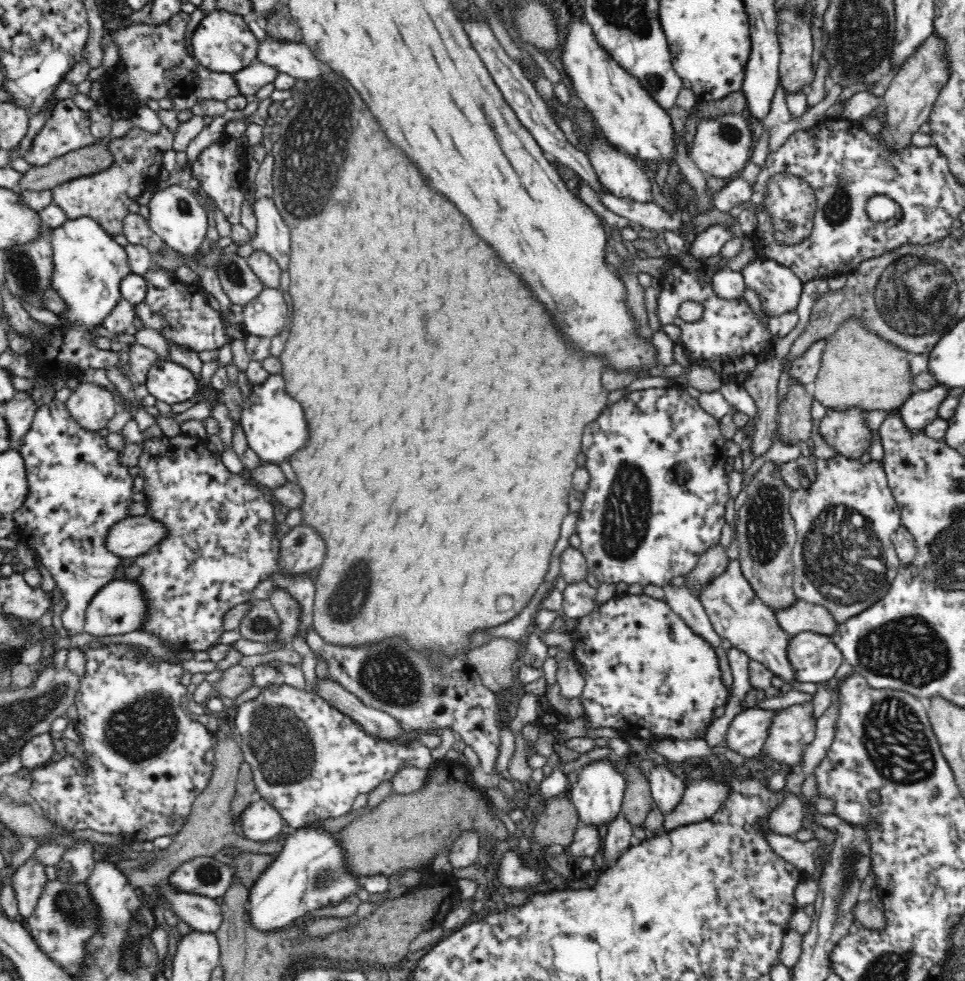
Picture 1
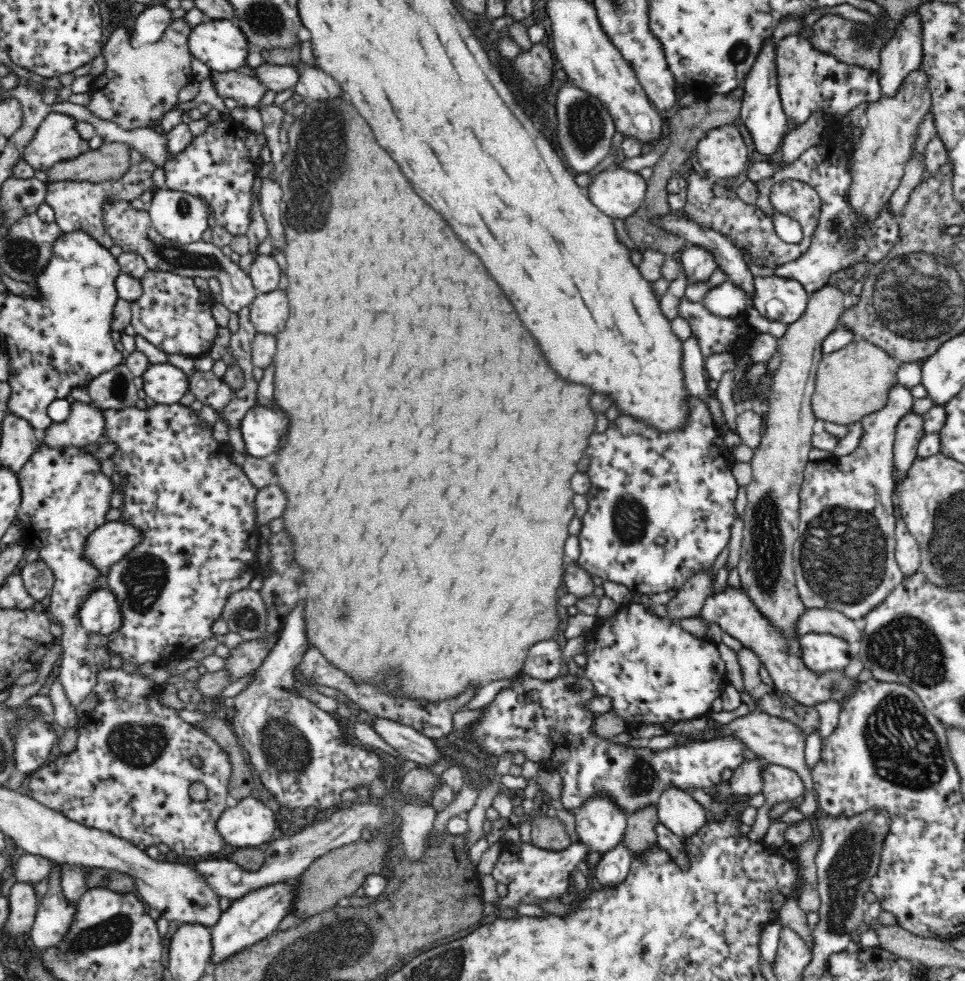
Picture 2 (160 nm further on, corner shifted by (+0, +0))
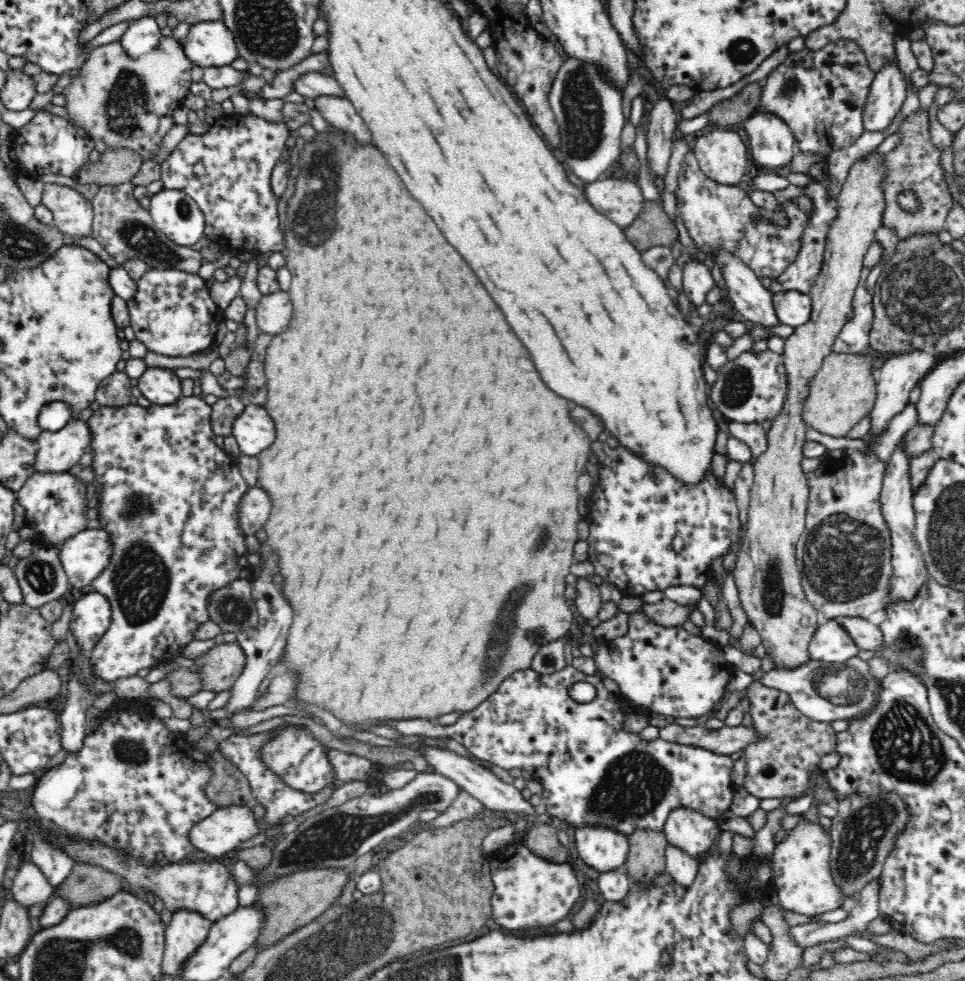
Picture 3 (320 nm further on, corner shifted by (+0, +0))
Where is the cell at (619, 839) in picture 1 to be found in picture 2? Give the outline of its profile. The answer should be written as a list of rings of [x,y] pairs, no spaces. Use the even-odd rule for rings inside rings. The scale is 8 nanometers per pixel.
[[[620,843],[614,850],[601,856],[597,863],[595,876],[602,887],[617,887],[628,876],[633,856]]]

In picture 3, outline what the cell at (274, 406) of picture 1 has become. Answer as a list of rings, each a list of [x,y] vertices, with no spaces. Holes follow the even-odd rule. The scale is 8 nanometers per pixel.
[[[248,404],[235,418],[232,436],[236,439],[241,455],[257,457],[274,442],[274,422],[262,406]]]

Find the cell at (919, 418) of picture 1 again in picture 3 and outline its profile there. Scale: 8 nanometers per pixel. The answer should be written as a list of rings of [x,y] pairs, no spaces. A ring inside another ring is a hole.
[[[900,444],[896,446],[892,458],[886,464],[880,504],[882,516],[886,521],[886,526],[890,529],[892,576],[890,576],[890,586],[888,586],[888,598],[884,604],[885,610],[890,605],[914,600],[929,573],[915,537],[915,510],[913,507],[915,494],[911,488],[910,460]]]

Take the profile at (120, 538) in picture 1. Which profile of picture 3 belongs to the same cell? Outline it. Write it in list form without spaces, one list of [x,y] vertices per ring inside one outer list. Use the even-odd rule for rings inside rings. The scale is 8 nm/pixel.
[[[84,529],[70,536],[58,549],[62,569],[72,587],[91,584],[109,562],[111,543],[104,529]]]

